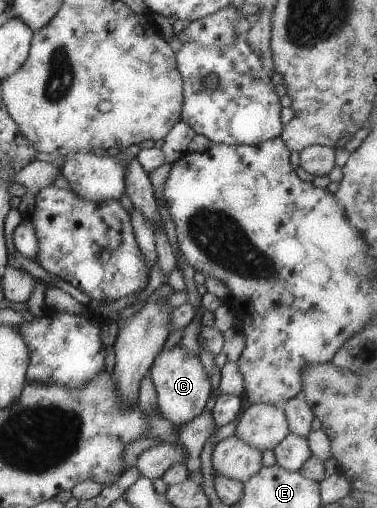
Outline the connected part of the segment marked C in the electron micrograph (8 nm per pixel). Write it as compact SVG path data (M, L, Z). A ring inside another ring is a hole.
M178 344L160 351L154 357L148 373L156 391L157 410L174 426L197 417L212 400L212 383L198 355L186 351Z

